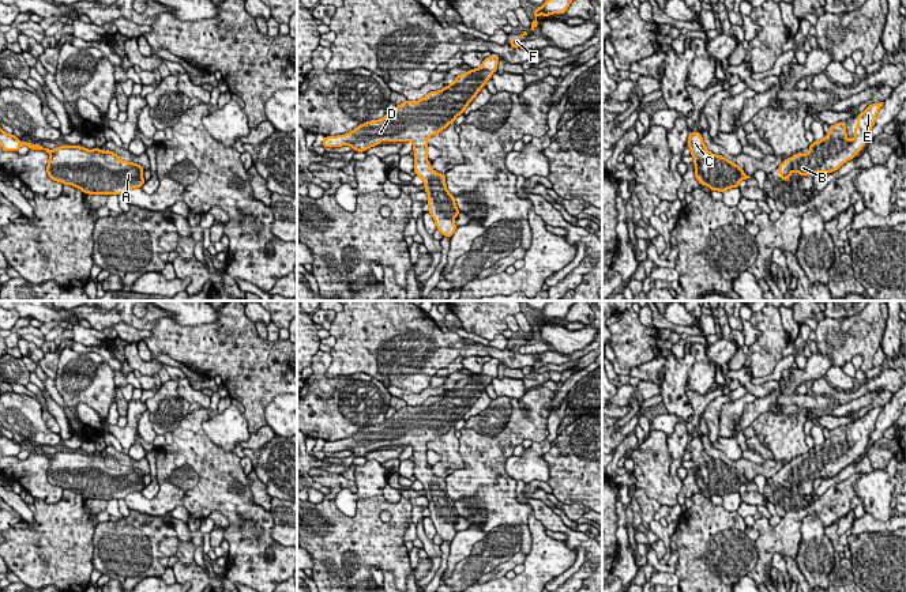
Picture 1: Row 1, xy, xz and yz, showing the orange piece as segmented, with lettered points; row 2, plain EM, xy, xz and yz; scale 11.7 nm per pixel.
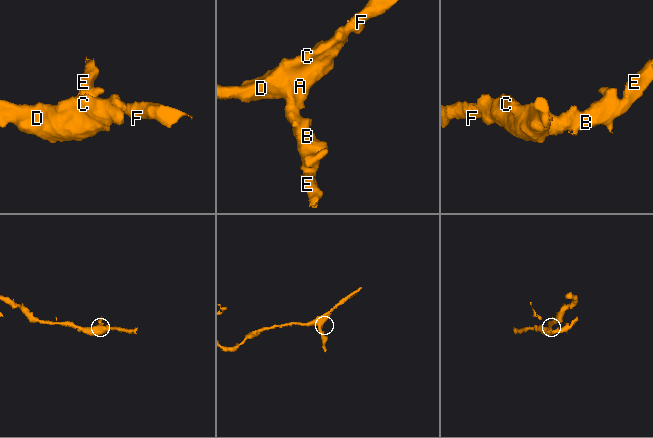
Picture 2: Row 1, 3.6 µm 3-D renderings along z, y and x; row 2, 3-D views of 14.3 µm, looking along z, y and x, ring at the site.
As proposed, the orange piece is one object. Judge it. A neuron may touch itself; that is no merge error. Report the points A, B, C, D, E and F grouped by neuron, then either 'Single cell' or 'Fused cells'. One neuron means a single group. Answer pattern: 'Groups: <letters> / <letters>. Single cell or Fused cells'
Groups: A B C D E F. Single cell

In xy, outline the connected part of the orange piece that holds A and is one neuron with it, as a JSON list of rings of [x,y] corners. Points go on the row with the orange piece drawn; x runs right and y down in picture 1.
[[[0,129],[0,146],[4,151],[18,151],[22,146],[30,150],[44,150],[50,155],[46,173],[50,180],[74,185],[90,195],[120,195],[131,188],[140,188],[143,167],[121,161],[113,151],[87,150],[80,146],[60,146],[54,150],[20,142],[15,135]]]

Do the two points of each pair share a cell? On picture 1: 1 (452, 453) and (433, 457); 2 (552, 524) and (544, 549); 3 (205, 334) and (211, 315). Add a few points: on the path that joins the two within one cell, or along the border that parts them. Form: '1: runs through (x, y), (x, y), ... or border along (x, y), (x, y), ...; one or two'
1: border along (429, 449), (433, 449), (440, 456), (433, 466); two
2: border along (533, 509), (534, 517), (545, 530); two
3: border along (221, 315), (215, 321), (210, 323), (176, 323); two

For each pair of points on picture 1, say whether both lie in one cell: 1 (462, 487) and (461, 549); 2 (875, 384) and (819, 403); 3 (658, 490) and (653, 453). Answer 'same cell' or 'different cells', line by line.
1: different cells
2: different cells
3: same cell

